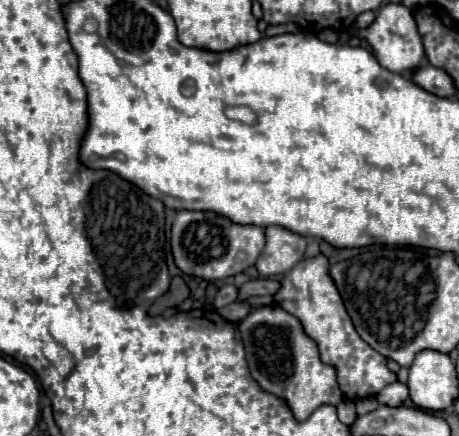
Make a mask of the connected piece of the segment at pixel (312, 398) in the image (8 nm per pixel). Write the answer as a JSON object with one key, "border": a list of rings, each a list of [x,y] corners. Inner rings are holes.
{"border":[[[263,306],[249,314],[239,328],[253,378],[263,390],[283,396],[297,420],[305,420],[321,404],[335,406],[341,402],[343,392],[339,390],[335,368],[321,362],[317,342],[305,336],[301,322],[293,314],[285,312],[281,306]],[[271,368],[285,368],[285,378],[273,376]]]}

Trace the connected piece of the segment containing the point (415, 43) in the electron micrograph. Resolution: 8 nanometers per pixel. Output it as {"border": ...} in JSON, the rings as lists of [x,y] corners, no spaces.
{"border":[[[387,4],[379,10],[375,22],[363,30],[363,36],[367,38],[367,42],[371,44],[371,48],[375,50],[375,56],[379,60],[379,64],[391,72],[397,74],[411,74],[419,68],[421,58],[425,56],[423,52],[423,44],[413,20],[413,14],[409,12],[409,8],[401,6],[401,4]]]}

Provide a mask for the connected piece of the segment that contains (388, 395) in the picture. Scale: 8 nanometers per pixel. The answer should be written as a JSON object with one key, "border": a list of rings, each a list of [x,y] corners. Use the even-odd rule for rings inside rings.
{"border":[[[393,382],[377,394],[379,404],[389,404],[389,406],[401,406],[407,402],[407,398],[409,398],[407,386],[403,382]]]}

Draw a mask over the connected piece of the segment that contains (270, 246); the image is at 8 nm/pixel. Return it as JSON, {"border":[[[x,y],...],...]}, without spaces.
{"border":[[[281,226],[265,228],[265,248],[257,260],[261,276],[281,276],[305,256],[305,238]]]}

